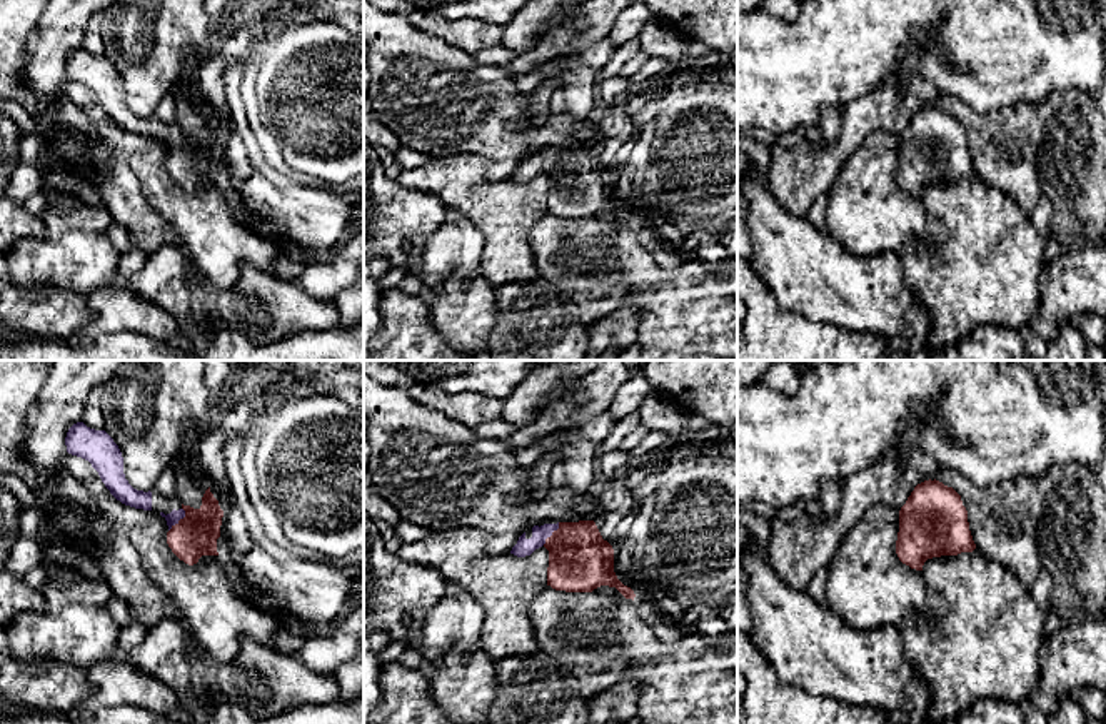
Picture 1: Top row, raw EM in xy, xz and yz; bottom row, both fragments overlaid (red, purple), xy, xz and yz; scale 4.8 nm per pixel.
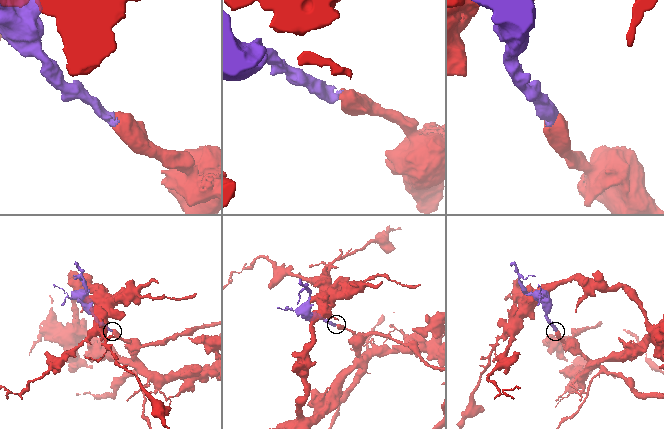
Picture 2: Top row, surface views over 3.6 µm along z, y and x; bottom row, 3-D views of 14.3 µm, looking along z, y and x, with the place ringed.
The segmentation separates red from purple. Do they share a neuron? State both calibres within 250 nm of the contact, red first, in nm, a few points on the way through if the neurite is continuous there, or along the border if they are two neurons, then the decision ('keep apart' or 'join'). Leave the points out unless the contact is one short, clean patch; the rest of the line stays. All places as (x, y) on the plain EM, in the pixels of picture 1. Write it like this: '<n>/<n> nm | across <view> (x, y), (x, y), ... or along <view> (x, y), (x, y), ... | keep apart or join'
200/60 nm | across xy (196, 160), (180, 145), (174, 142) | join

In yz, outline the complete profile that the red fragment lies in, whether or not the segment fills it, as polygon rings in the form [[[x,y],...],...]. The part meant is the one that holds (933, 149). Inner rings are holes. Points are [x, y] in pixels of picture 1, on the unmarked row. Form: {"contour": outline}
{"contour": [[[936,105],[917,110],[899,137],[899,187],[923,197],[928,185],[974,175],[961,122]]]}

